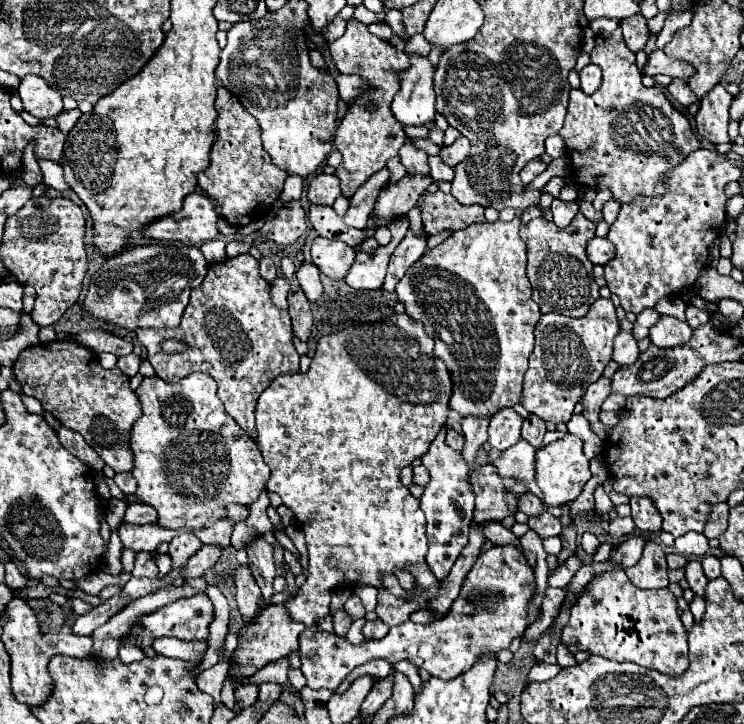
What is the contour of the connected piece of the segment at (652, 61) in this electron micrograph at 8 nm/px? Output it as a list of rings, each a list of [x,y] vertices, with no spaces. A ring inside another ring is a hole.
[[[655,49],[649,53],[647,61],[645,61],[645,67],[643,67],[643,75],[657,75],[657,73],[663,73],[663,75],[669,75],[669,77],[679,77],[679,79],[685,79],[685,77],[691,77],[693,75],[693,67],[683,63],[683,61],[675,61],[675,59],[669,59],[661,49]]]

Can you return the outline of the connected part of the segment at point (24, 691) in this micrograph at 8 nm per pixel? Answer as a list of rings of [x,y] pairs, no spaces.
[[[13,597],[5,605],[3,617],[5,617],[5,623],[3,623],[1,639],[11,657],[11,689],[13,689],[15,699],[25,705],[41,705],[49,697],[53,685],[51,685],[51,677],[47,671],[47,663],[53,655],[67,655],[67,657],[75,657],[75,659],[85,659],[95,655],[93,639],[73,635],[67,621],[61,629],[53,629],[49,633],[39,633],[35,613],[19,597]]]

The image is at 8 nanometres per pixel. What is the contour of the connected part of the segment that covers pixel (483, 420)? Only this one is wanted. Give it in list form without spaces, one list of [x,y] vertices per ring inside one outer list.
[[[491,415],[487,417],[463,417],[461,419],[461,429],[463,429],[463,437],[465,437],[465,447],[461,451],[463,461],[467,461],[469,469],[473,469],[475,459],[479,449],[483,447],[483,443],[487,441],[487,425],[489,425]]]

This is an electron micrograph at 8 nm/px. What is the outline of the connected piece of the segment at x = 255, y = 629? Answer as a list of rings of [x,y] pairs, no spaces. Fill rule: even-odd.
[[[279,603],[279,605],[267,605],[263,609],[263,613],[259,615],[257,623],[251,623],[249,629],[245,633],[239,635],[239,645],[237,645],[237,651],[231,659],[233,663],[233,669],[229,675],[241,675],[241,677],[251,677],[257,669],[261,669],[263,665],[271,663],[271,661],[277,661],[281,657],[285,657],[287,653],[299,649],[299,633],[305,629],[305,625],[301,623],[295,623],[291,621],[289,613],[285,611],[285,605]]]

